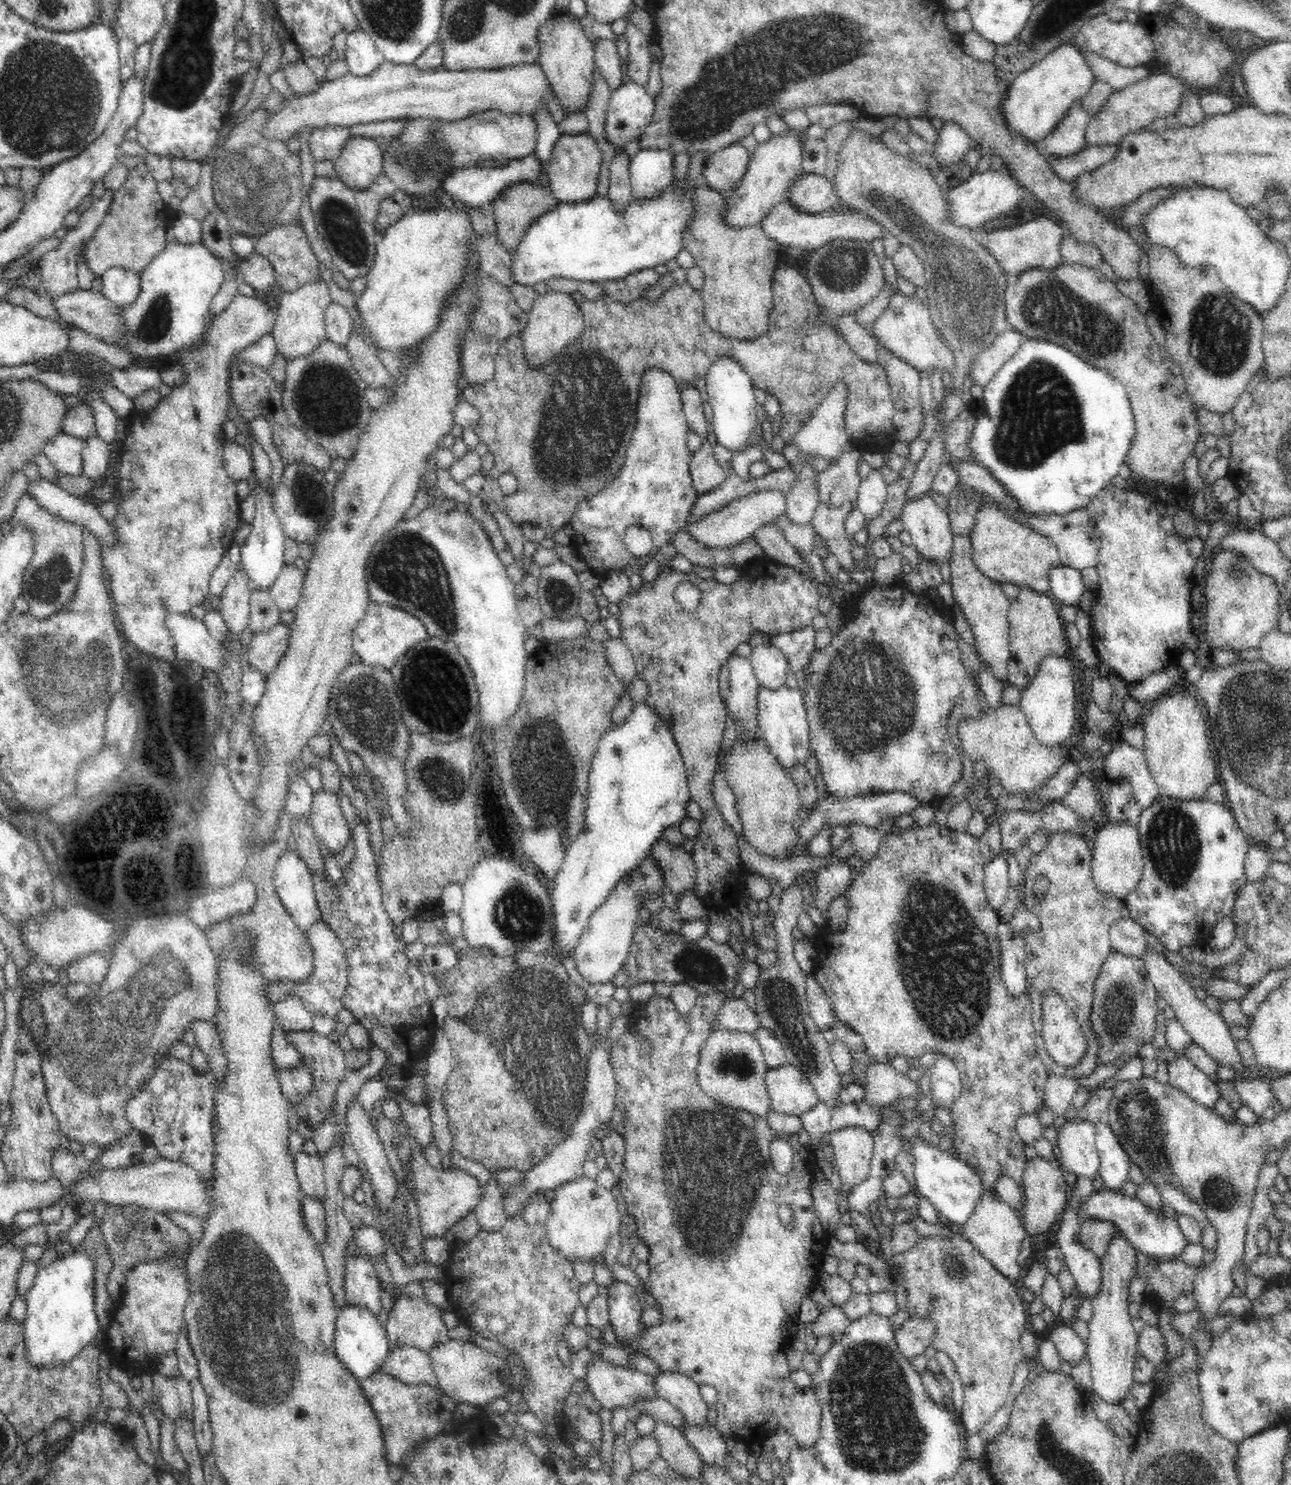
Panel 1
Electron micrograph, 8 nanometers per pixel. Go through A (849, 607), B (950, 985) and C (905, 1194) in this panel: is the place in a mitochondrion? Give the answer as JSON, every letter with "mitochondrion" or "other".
{"A":"other","B":"mitochondrion","C":"other"}

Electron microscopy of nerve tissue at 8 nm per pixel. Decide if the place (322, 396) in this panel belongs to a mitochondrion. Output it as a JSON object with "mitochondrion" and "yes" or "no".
{"mitochondrion":"yes"}

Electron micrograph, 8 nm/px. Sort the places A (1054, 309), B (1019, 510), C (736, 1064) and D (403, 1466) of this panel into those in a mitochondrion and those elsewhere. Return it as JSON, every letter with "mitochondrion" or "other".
{"A":"mitochondrion","B":"other","C":"mitochondrion","D":"other"}

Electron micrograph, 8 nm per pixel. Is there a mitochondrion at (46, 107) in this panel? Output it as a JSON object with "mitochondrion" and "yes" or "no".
{"mitochondrion":"yes"}

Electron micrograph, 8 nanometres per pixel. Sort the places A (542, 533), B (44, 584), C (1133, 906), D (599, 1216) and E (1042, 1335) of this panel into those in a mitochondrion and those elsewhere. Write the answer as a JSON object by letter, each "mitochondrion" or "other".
{"A":"other","B":"mitochondrion","C":"other","D":"mitochondrion","E":"other"}

